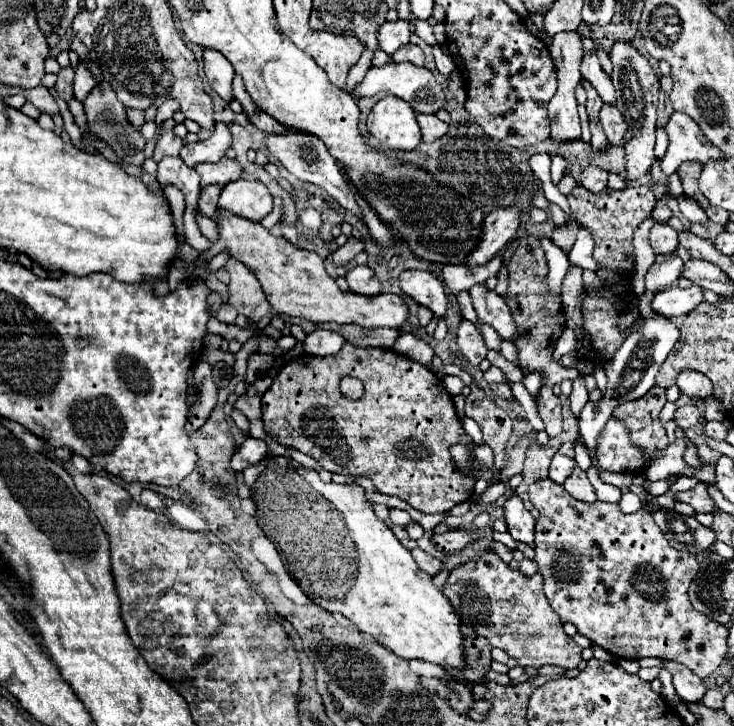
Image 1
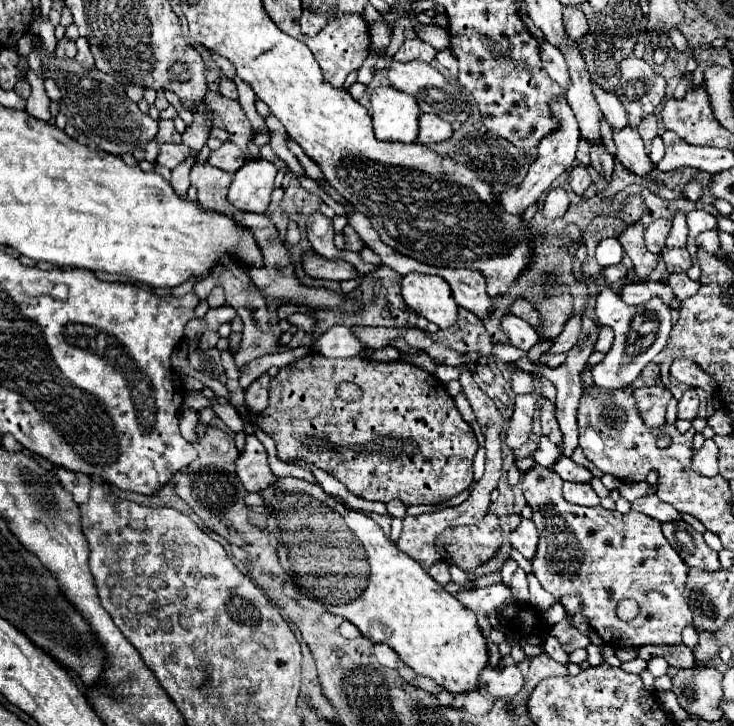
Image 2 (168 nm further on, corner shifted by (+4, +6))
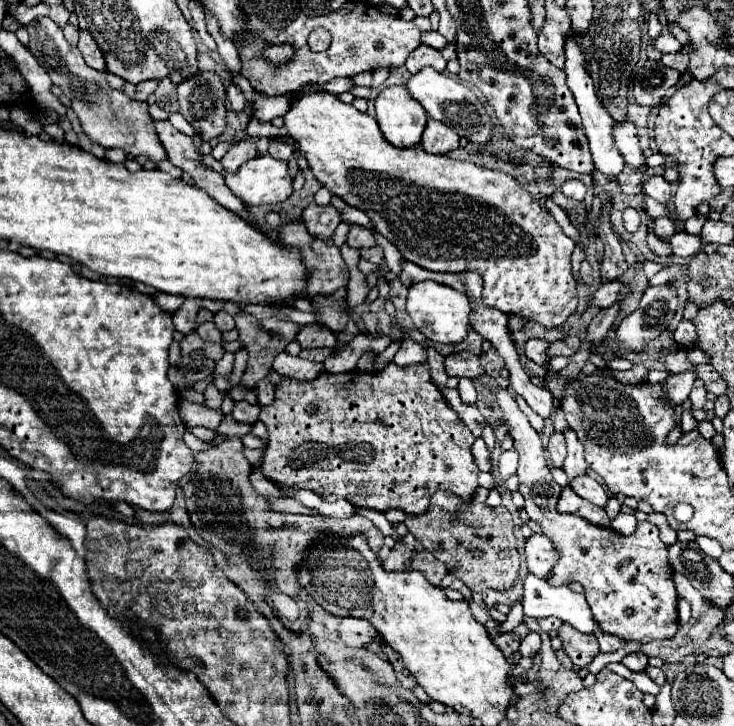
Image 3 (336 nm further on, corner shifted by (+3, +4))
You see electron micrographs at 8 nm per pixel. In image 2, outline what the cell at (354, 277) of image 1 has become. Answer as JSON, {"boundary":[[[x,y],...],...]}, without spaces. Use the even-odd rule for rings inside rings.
{"boundary":[[[303,253],[301,265],[303,265],[303,271],[313,279],[347,281],[347,279],[355,279],[359,275],[351,263],[347,263],[343,259],[325,259],[317,253]]]}

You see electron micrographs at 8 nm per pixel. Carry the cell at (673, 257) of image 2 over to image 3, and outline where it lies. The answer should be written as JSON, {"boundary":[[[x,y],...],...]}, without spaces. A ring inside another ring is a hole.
{"boundary":[[[648,231],[648,247],[650,247],[658,257],[662,257],[662,259],[672,257],[672,247],[670,247],[670,243],[658,239],[652,231]]]}

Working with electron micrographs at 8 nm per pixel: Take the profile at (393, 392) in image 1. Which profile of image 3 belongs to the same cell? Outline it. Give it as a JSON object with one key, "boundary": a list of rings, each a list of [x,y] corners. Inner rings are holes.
{"boundary":[[[390,363],[388,367],[384,367],[378,373],[362,373],[362,371],[354,371],[354,373],[320,373],[316,379],[312,381],[298,381],[292,377],[282,377],[282,381],[276,385],[276,399],[272,405],[262,407],[260,411],[260,421],[266,425],[268,429],[268,445],[264,451],[264,459],[260,463],[262,473],[280,483],[280,485],[290,485],[290,487],[300,487],[300,489],[312,489],[318,495],[322,495],[326,501],[338,501],[338,499],[346,499],[352,505],[358,507],[368,507],[368,509],[376,509],[376,511],[388,511],[388,509],[402,509],[404,513],[410,515],[418,515],[424,513],[430,497],[434,495],[436,489],[446,489],[452,491],[456,495],[460,495],[464,501],[468,501],[468,497],[474,493],[474,489],[478,487],[478,467],[474,465],[474,457],[472,457],[472,443],[474,443],[474,435],[472,431],[464,425],[464,421],[458,417],[456,411],[452,411],[446,403],[446,399],[442,397],[442,393],[438,391],[438,387],[432,383],[430,379],[430,369],[428,365],[420,363],[420,365],[408,365],[408,367],[400,367],[396,363]],[[314,405],[316,411],[308,411],[308,407]]]}

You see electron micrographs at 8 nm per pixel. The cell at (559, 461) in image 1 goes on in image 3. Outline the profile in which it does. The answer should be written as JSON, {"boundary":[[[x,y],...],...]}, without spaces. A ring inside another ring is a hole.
{"boundary":[[[578,475],[578,477],[572,479],[570,487],[572,487],[580,497],[588,499],[590,503],[596,503],[598,507],[606,507],[608,495],[606,495],[606,491],[602,489],[602,485],[600,485],[596,479],[592,479],[592,477],[588,477],[588,475]]]}

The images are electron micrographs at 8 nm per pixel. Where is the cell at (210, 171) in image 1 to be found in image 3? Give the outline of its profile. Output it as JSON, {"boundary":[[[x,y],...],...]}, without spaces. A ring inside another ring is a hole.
{"boundary":[[[242,139],[240,143],[234,143],[228,149],[228,153],[220,159],[220,163],[222,163],[222,167],[224,167],[226,173],[234,175],[246,161],[250,161],[254,157],[256,157],[256,145],[252,141]]]}

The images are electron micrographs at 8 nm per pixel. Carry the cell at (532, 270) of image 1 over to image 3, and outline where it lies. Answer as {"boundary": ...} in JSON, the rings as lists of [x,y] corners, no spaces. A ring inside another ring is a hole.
{"boundary":[[[554,431],[550,435],[550,441],[548,441],[548,453],[550,453],[550,459],[554,461],[556,467],[562,467],[564,459],[566,459],[566,443],[564,443],[564,435],[560,431]]]}

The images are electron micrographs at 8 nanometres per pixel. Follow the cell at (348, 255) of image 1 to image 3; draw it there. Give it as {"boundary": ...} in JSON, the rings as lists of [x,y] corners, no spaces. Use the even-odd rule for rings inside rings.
{"boundary":[[[350,225],[346,243],[352,249],[366,249],[366,247],[374,247],[374,237],[372,237],[372,233],[366,227],[362,227],[362,225]]]}

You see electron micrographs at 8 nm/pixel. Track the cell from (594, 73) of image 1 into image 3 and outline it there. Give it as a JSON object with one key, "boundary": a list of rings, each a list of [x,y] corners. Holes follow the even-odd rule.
{"boundary":[[[614,121],[614,129],[612,131],[614,131],[616,147],[622,153],[624,161],[628,165],[632,165],[634,169],[644,171],[646,169],[646,157],[642,155],[640,147],[638,147],[638,131],[636,131],[636,125],[630,123],[630,121],[624,121],[624,123]]]}

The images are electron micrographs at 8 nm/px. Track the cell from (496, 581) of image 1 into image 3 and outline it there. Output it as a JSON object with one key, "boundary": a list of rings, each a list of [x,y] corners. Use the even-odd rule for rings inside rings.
{"boundary":[[[564,623],[558,631],[558,637],[562,639],[564,653],[572,659],[576,667],[586,667],[596,655],[598,655],[598,641],[594,635],[582,635],[576,631],[570,623]]]}

